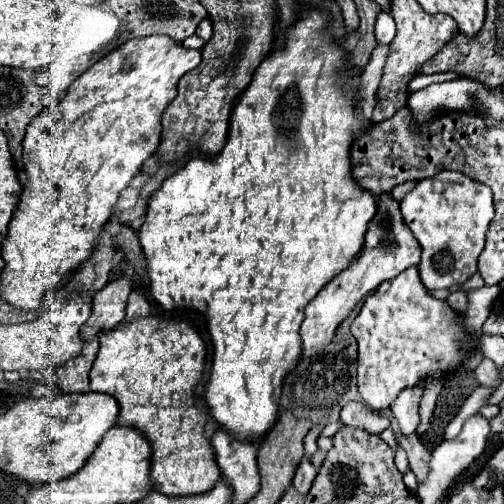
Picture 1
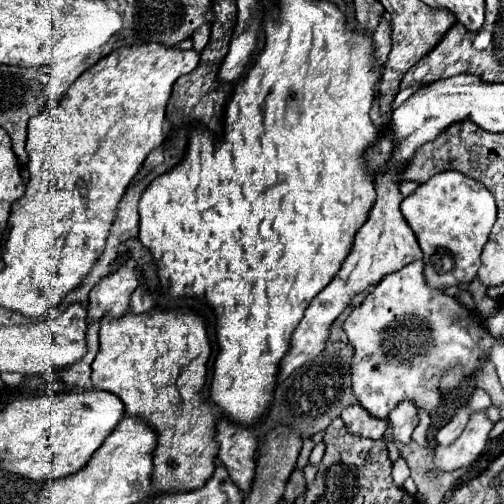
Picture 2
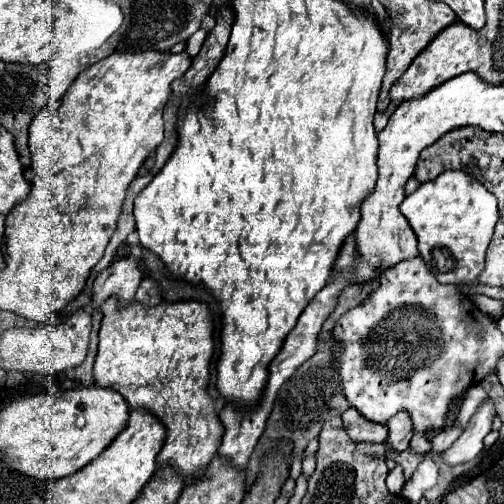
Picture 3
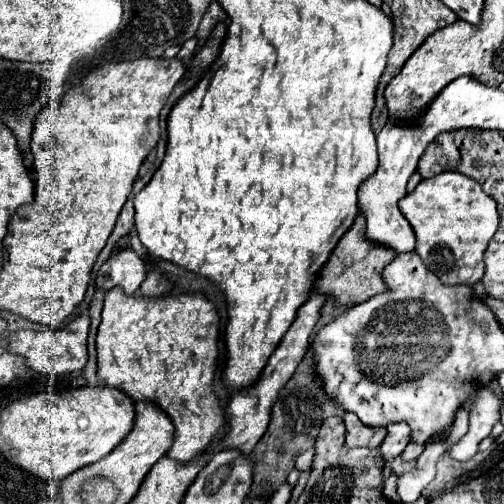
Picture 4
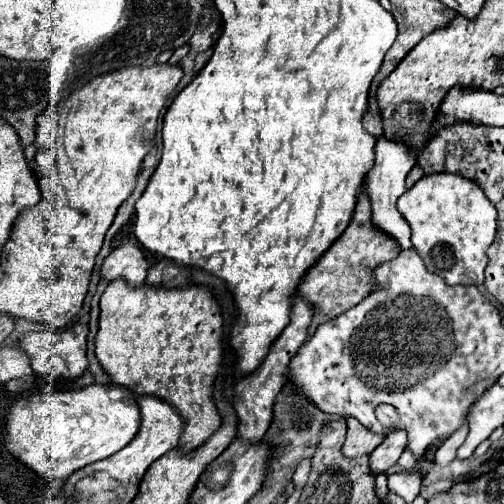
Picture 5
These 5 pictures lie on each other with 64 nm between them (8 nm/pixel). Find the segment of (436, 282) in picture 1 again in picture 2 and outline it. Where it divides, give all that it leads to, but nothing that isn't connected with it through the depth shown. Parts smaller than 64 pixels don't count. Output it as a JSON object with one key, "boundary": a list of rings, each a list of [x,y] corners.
{"boundary":[[[446,170],[436,176],[432,176],[428,182],[420,184],[410,196],[402,200],[402,216],[406,218],[408,226],[414,230],[418,244],[424,252],[424,278],[430,286],[446,288],[454,284],[470,284],[476,278],[476,272],[480,268],[480,254],[484,244],[488,242],[488,234],[492,230],[492,224],[496,222],[496,204],[492,192],[480,184],[478,180],[472,180],[456,170]]]}

